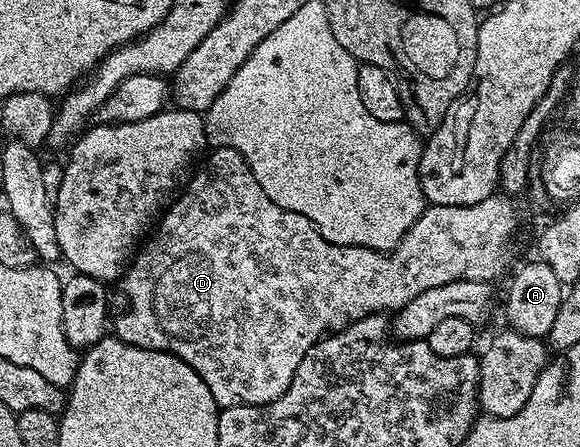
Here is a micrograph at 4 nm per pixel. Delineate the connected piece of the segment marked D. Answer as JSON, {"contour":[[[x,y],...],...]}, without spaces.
{"contour":[[[213,148],[210,153],[205,165],[197,173],[192,173],[193,181],[190,184],[188,181],[180,195],[164,209],[159,223],[152,229],[153,237],[151,232],[126,267],[119,287],[125,291],[129,309],[118,318],[115,335],[131,346],[169,352],[187,362],[187,366],[191,366],[191,370],[195,370],[195,374],[199,374],[199,378],[207,382],[207,390],[211,390],[211,398],[215,398],[218,409],[230,408],[236,404],[275,402],[275,398],[279,398],[291,386],[295,370],[299,370],[299,362],[303,362],[307,350],[311,350],[311,346],[315,346],[322,336],[335,332],[338,328],[346,328],[352,320],[402,308],[407,302],[411,302],[411,298],[415,298],[415,294],[431,290],[431,286],[444,286],[446,282],[456,280],[496,281],[496,276],[505,268],[509,243],[512,242],[513,231],[517,228],[517,212],[513,209],[513,204],[509,201],[512,199],[508,195],[494,194],[478,204],[429,204],[391,252],[376,252],[370,248],[339,246],[327,242],[327,238],[323,238],[323,234],[319,234],[317,227],[307,218],[303,218],[303,214],[295,214],[283,206],[275,206],[275,202],[271,202],[271,198],[263,194],[263,186],[255,182],[255,174],[251,174],[247,162],[234,148]]]}

